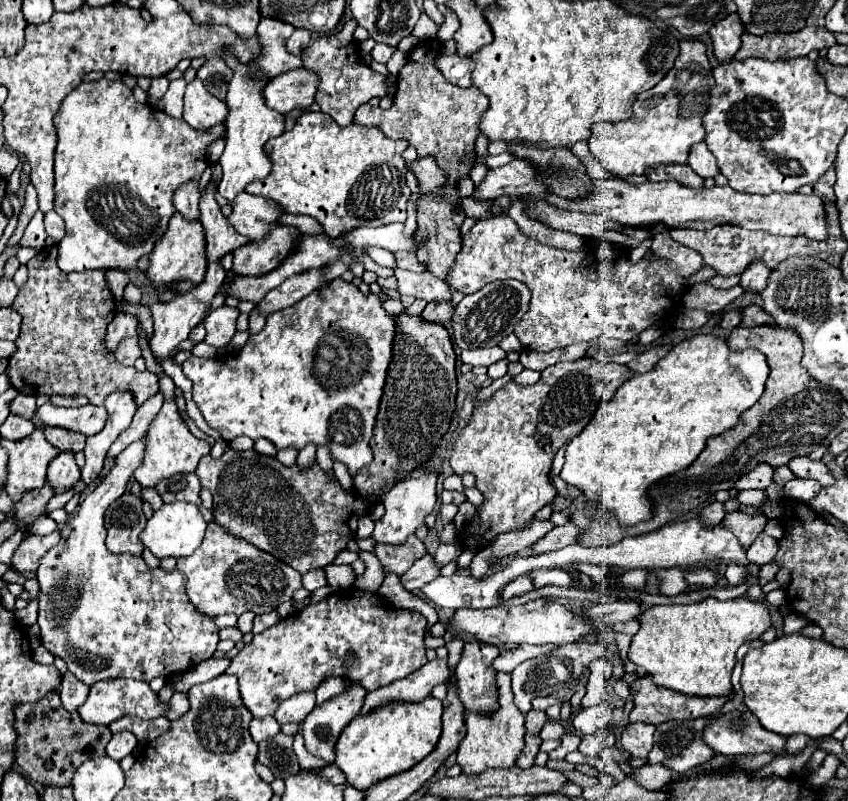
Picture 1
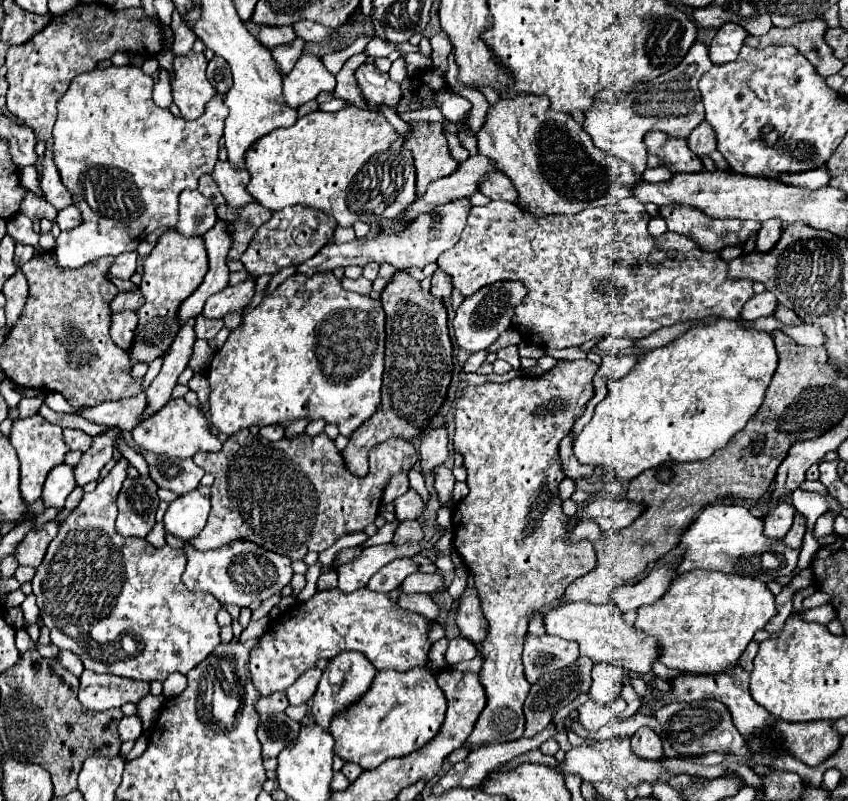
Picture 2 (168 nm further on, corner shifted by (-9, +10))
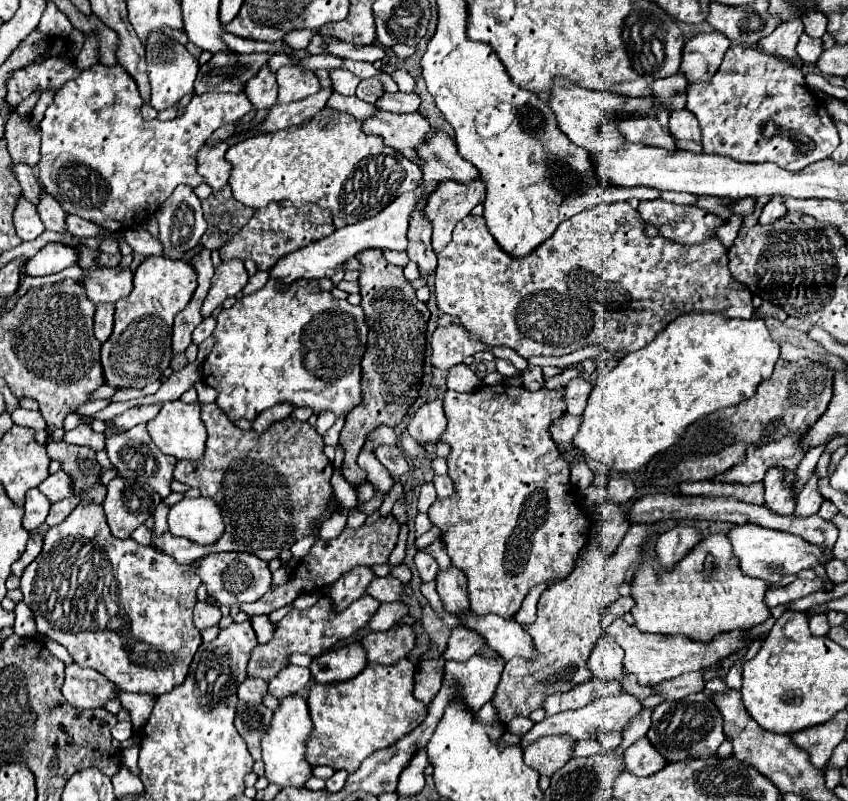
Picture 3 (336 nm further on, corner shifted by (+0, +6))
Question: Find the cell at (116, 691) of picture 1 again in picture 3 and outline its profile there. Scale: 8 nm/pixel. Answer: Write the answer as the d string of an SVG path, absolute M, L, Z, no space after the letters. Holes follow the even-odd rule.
M77 664L65 666L65 682L61 686L61 692L65 700L75 708L101 708L109 698L115 698L115 686L105 676L101 676L97 670L79 668Z

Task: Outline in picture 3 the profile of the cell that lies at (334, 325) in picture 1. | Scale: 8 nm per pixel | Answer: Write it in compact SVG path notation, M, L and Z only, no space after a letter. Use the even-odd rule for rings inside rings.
M301 278L299 282L293 282L287 290L279 290L279 284L275 280L269 280L261 290L253 292L253 294L245 294L243 298L239 298L231 308L223 308L217 316L217 326L215 326L215 346L213 352L207 356L207 360L203 362L203 382L213 386L219 396L217 396L217 406L229 416L229 420L253 420L257 414L261 414L263 410L281 404L281 402L289 402L295 408L313 408L315 414L321 414L323 410L331 410L335 412L335 416L347 416L359 402L361 402L361 358L367 350L367 324L365 324L365 316L361 306L351 306L347 300L337 300L331 296L331 292L323 292L317 284L317 280L305 280Z

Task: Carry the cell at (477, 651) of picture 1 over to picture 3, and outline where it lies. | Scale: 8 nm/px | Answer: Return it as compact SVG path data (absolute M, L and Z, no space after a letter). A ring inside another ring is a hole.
M451 566L449 570L439 570L437 578L437 592L445 604L445 610L449 610L451 614L461 614L465 612L465 608L469 608L469 598L467 598L467 578L461 570L457 570L455 566Z

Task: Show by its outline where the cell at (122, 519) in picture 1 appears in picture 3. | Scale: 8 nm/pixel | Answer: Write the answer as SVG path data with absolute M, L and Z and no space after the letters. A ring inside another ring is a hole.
M121 476L113 478L103 502L111 534L115 538L129 538L129 534L155 512L159 502L161 496L149 490L149 486L141 486L137 480L125 482Z

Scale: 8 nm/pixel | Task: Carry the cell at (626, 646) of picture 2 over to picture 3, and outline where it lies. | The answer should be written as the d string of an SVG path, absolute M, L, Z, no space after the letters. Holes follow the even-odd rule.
M617 618L607 628L607 632L613 634L617 644L625 650L625 668L631 674L635 674L641 684L659 684L663 680L677 678L677 676L681 676L685 672L715 666L723 658L735 654L735 652L741 652L741 650L745 650L749 646L745 642L747 630L737 630L737 634L717 634L717 638L713 638L713 642L701 644L701 642L693 642L691 638L685 638L685 636L643 634L643 632L637 630L637 626L629 626L623 618ZM729 648L731 648L731 654L729 654Z

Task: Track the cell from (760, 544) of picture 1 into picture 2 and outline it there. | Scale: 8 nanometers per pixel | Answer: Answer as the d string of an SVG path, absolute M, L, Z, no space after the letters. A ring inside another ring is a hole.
M778 504L770 508L764 516L764 532L768 538L784 538L794 522L794 514L796 510L790 504Z

